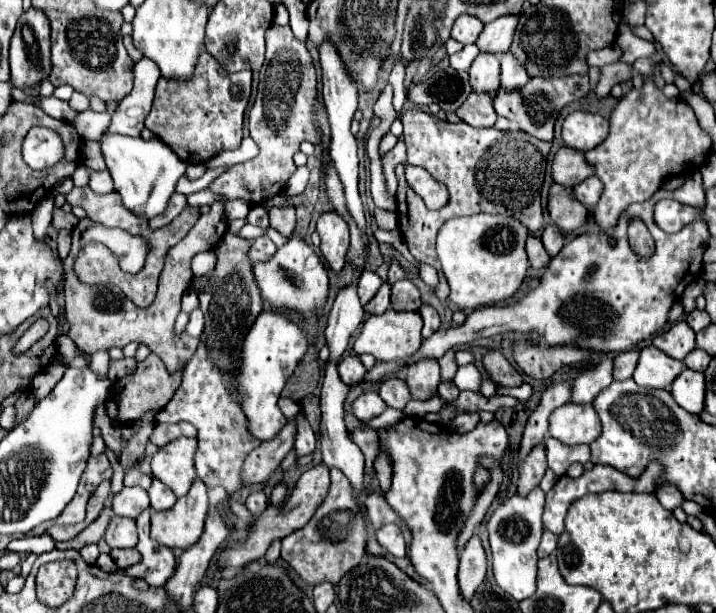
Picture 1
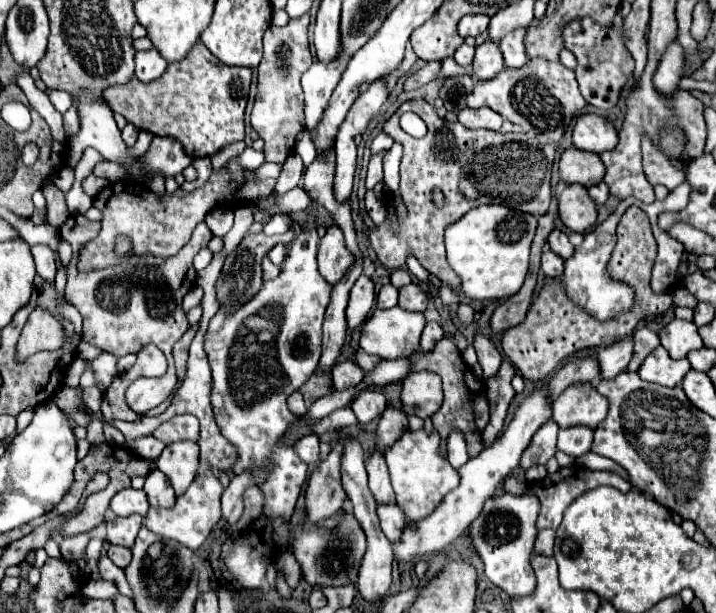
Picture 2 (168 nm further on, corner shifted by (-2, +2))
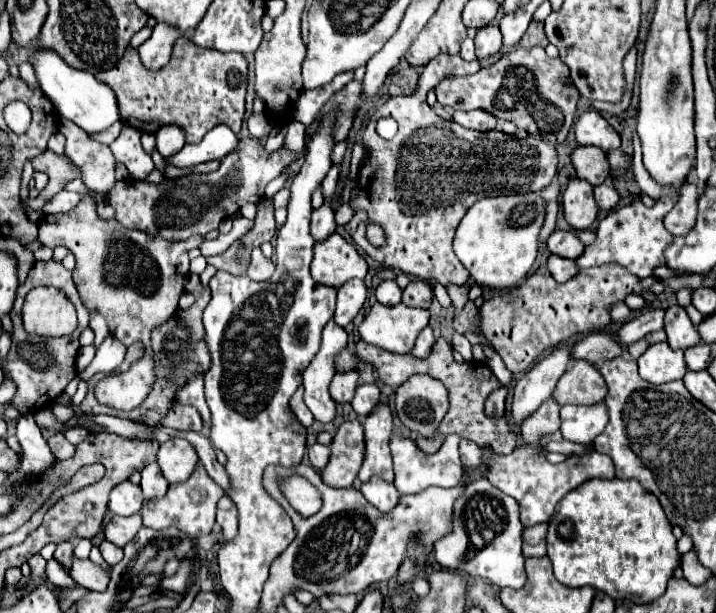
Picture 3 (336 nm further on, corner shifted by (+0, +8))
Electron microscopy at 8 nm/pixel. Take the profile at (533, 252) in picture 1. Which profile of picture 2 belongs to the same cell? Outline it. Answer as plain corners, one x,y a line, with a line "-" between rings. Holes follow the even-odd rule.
552,251
542,253
542,271
546,277
552,277
552,279
560,277
564,271
564,261
558,255
554,255

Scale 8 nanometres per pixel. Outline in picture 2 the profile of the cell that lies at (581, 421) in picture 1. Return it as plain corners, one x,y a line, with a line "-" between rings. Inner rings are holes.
576,383
566,387
552,407
552,419
560,427
566,429
584,423
594,429
608,413
608,399
600,395
592,383

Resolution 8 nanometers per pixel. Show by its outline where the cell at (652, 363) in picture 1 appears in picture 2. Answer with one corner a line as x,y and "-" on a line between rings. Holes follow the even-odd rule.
656,347
656,351
652,351
640,365
638,375
642,381
658,383
664,387
674,387
684,379
688,371
690,371
688,359
674,361
664,347

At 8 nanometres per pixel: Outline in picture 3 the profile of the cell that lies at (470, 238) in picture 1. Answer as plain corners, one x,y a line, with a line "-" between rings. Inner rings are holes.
540,193
502,195
476,201
454,235
454,253
470,271
474,283
490,289
512,289
530,271
538,253
538,233
544,223

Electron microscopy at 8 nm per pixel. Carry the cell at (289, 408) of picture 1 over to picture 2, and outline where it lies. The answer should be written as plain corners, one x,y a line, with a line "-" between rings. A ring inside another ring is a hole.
296,391
288,397
288,409
294,413
294,415
304,415
306,413
306,405
304,405
304,399
302,399
302,393

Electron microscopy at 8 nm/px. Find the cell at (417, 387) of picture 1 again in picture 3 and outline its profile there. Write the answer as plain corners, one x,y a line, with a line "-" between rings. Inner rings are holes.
412,375
396,389
396,413
400,421
430,439
448,411
446,387
430,375

